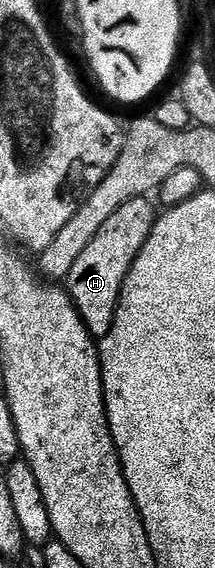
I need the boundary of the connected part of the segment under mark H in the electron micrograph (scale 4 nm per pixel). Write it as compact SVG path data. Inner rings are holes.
M142 197L122 204L122 208L118 208L118 212L114 212L114 216L106 220L98 236L94 236L86 252L78 256L74 268L70 268L68 273L66 279L68 294L72 297L72 303L76 305L76 310L82 316L86 328L97 340L105 338L110 332L122 284L156 223L157 207L155 205L152 207L148 201L147 197Z

